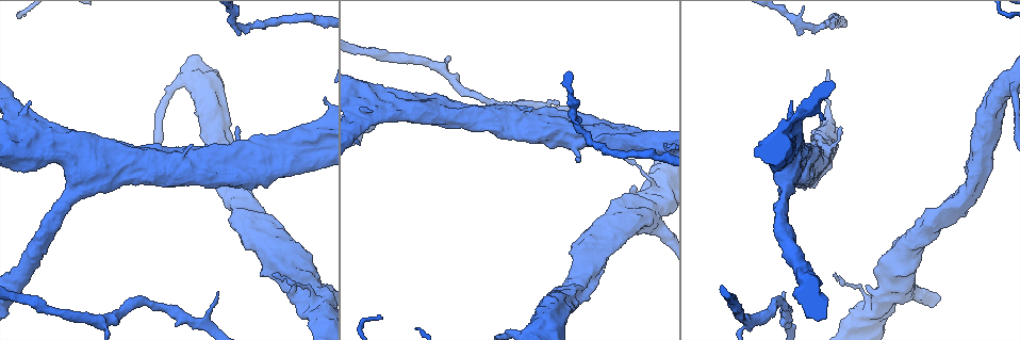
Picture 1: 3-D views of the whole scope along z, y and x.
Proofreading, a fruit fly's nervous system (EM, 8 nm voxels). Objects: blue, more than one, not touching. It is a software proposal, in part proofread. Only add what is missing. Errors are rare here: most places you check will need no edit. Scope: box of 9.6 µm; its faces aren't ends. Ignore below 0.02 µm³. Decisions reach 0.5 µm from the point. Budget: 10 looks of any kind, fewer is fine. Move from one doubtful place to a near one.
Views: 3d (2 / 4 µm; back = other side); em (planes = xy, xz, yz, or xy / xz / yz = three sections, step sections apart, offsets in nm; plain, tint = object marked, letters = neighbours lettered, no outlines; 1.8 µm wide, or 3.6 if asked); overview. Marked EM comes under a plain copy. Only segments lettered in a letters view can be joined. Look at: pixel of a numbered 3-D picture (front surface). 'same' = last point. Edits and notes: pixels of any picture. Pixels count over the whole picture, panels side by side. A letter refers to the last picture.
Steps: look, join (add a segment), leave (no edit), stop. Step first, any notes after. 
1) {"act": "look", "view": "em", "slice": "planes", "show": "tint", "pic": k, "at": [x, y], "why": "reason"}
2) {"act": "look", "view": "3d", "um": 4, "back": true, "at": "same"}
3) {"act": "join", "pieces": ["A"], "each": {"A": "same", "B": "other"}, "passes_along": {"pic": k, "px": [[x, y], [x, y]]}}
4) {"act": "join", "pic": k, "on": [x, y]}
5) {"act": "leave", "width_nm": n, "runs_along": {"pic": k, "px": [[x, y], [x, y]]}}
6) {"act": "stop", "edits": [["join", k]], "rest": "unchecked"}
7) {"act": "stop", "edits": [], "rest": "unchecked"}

{"act": "look", "view": "3d", "um": 4, "pic": 1, "at": [633, 188], "why": "thick end"}

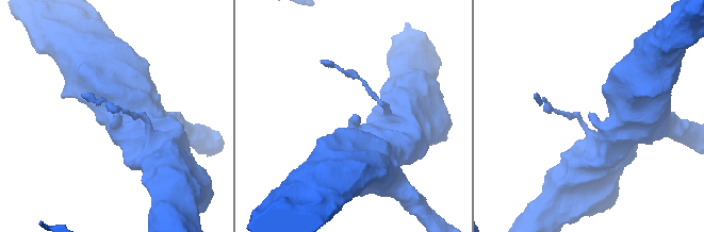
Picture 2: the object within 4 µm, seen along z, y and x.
{"act": "look", "view": "em", "slice": "xy", "step": 8, "show": "tint", "pic": 2, "at": [357, 116], "why": "now the EM"}

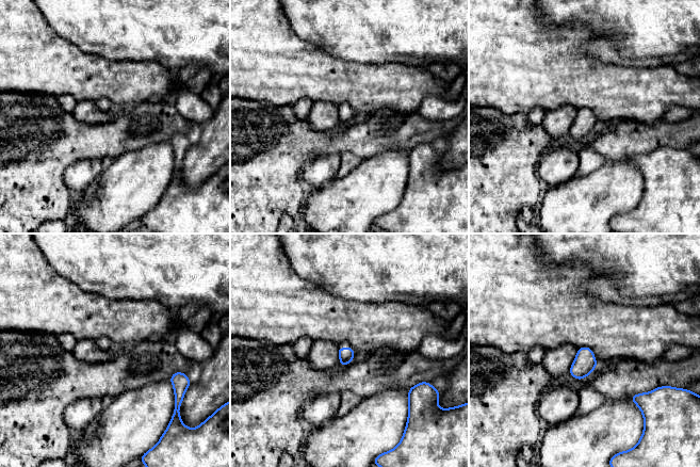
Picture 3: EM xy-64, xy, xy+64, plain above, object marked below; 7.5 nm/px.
{"act": "look", "view": "em", "slice": "xy", "step": 8, "show": "letters", "at": "same"}

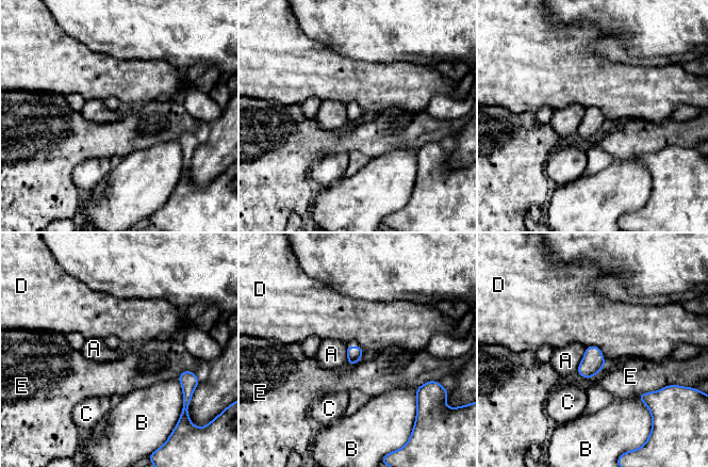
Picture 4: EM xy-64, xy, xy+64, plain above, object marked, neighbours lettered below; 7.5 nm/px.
{"act": "leave", "each": {"A": "other", "B": "other", "C": "other", "D": "other", "E": "other"}, "border": {"pic": 4, "px": [[586, 347], [596, 345], [605, 360]]}, "found": "no lettered segment goes on from it"}

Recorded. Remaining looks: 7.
{"act": "look", "view": "em", "slice": "planes", "show": "letters", "pic": 1, "at": [217, 293], "why": "free end"}

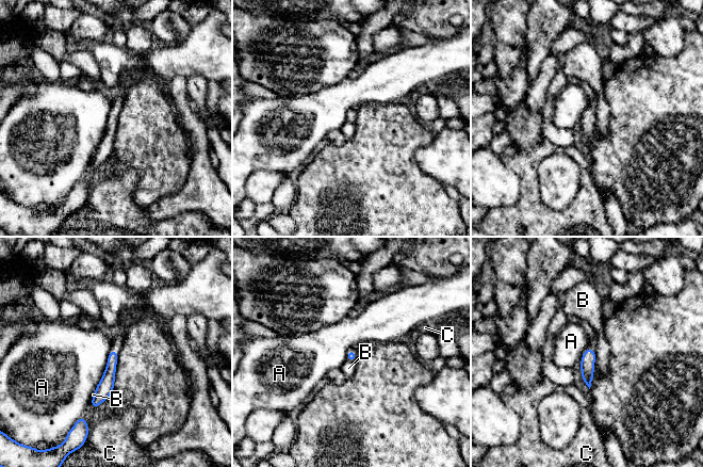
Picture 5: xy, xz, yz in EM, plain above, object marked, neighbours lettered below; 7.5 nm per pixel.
{"act": "leave", "longest_contact_nm": ["A", 220], "each": {"A": "other", "B": "other", "C": "other"}, "border": {"pic": 5, "px": [[595, 351], [593, 367]]}, "found": "no lettered segment goes on from it"}

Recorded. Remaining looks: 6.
{"act": "look", "view": "3d", "um": 2, "pic": 1, "at": [800, 111], "why": "thin neck"}

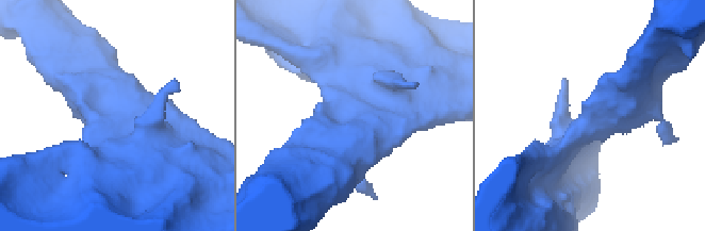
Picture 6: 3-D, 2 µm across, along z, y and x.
{"act": "look", "view": "em", "slice": "planes", "show": "letters", "pic": 6, "at": [379, 115], "arm_widths_nm": [360, 440]}

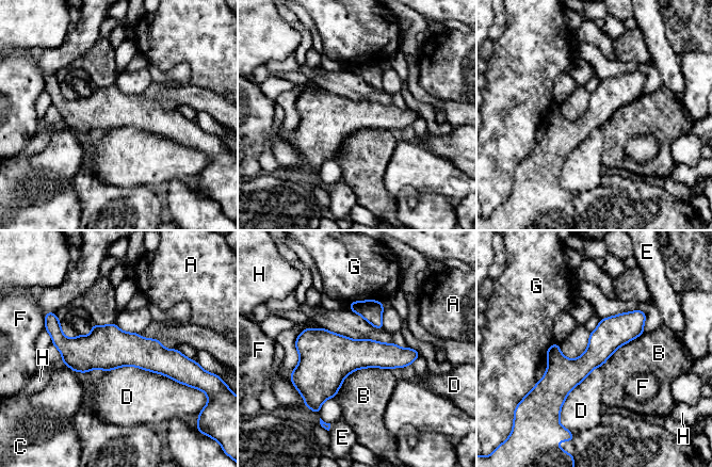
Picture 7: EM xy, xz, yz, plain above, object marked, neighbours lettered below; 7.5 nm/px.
{"act": "leave", "longest_contact_nm": ["D", 600], "each": {"A": "other", "B": "other", "C": "other", "D": "other", "E": "other", "F": "other", "G": "other", "H": "other"}, "border": {"pic": 7, "px": [[388, 368], [353, 370], [334, 397]]}, "found": "no lettered segment goes on from it"}

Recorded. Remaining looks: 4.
{"act": "look", "view": "3d", "um": 4, "back": true, "pic": 1, "at": [76, 181], "why": "calibre changes"}

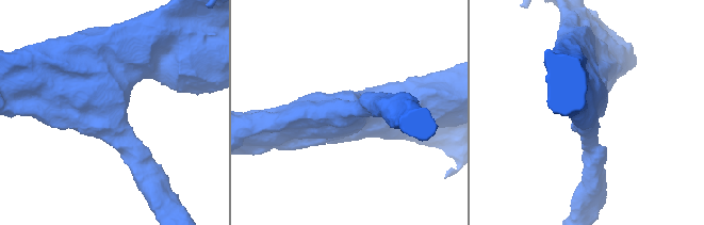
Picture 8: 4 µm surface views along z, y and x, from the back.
{"act": "look", "view": "em", "um": 3.6, "slice": "xy", "step": 16, "show": "tint", "pic": 8, "at": [108, 107]}

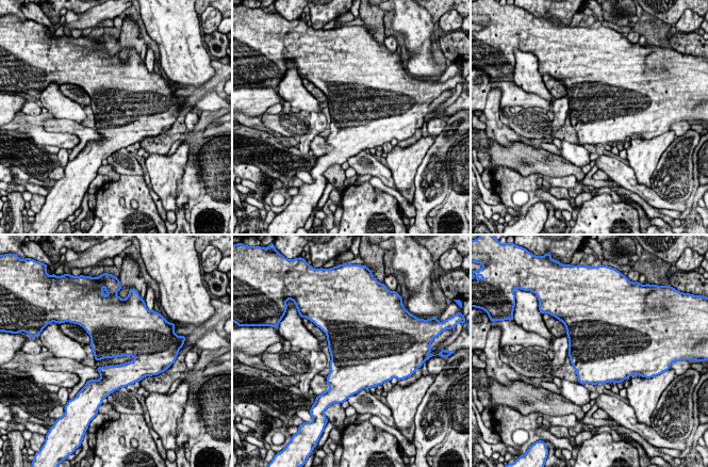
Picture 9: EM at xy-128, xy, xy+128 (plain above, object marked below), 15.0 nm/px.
{"act": "look", "view": "em", "um": 3.6, "slice": "planes", "show": "letters", "at": "same"}

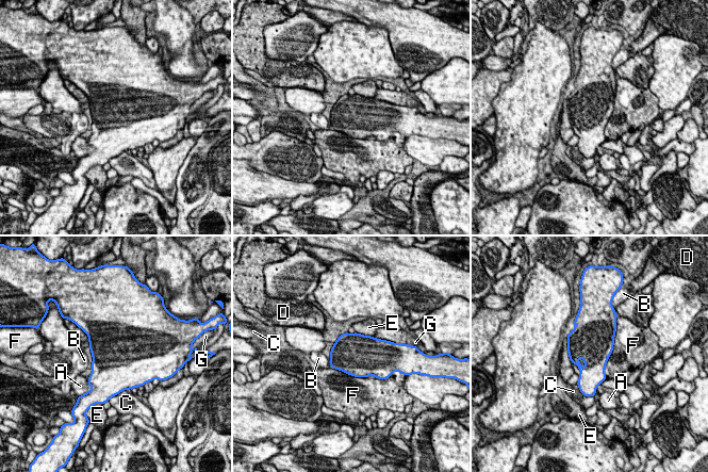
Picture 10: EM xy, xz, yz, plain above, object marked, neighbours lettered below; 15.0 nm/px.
{"act": "leave", "width_nm": 650, "longest_contact_nm": ["F", 750], "each": {"A": "other", "B": "other", "C": "other", "D": "other", "E": "other", "F": "other", "G": "other"}, "found": "none of them fits"}

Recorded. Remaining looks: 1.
{"act": "stop", "edits": [], "rest": "unchecked"}

